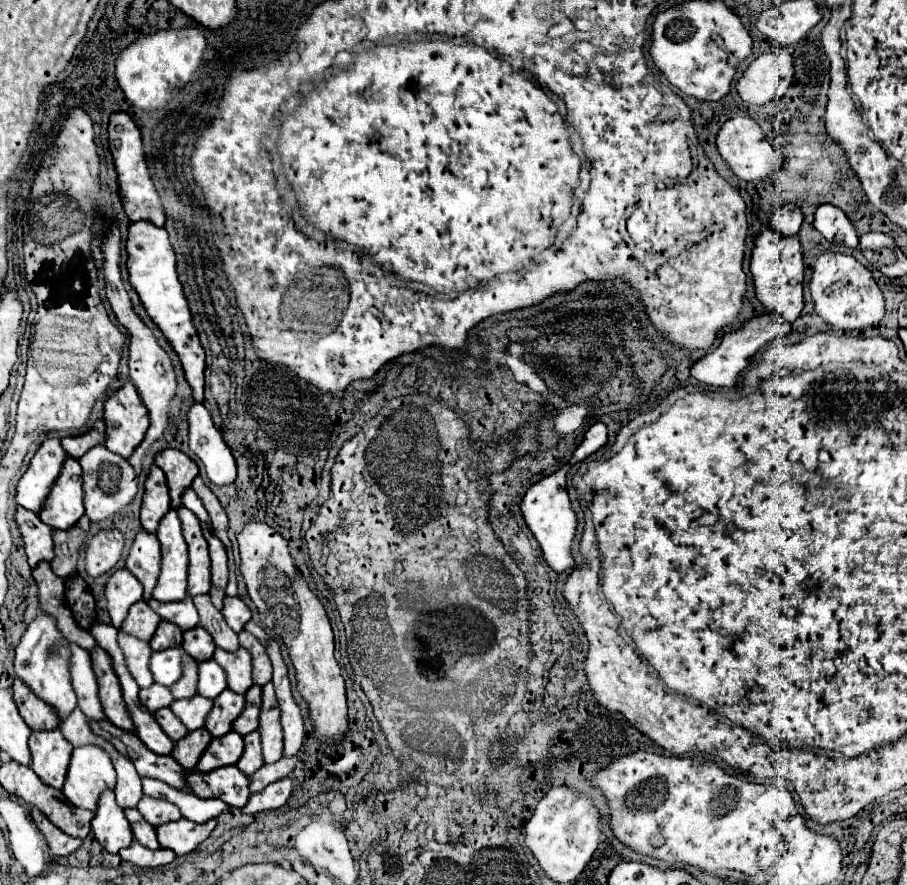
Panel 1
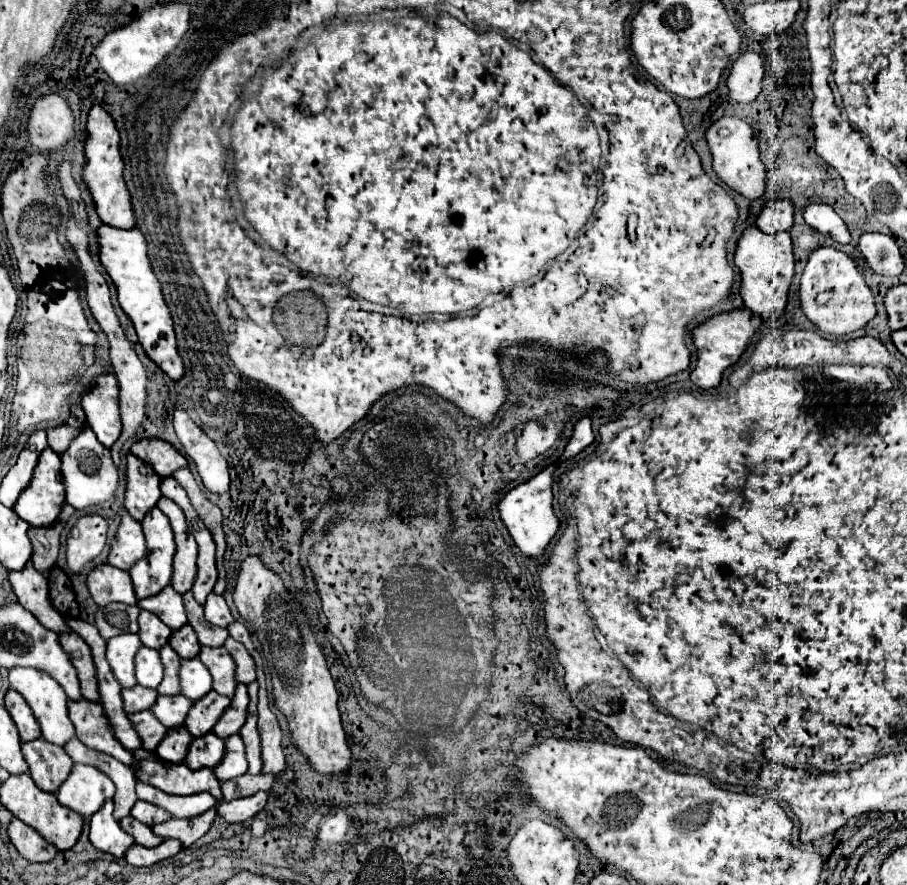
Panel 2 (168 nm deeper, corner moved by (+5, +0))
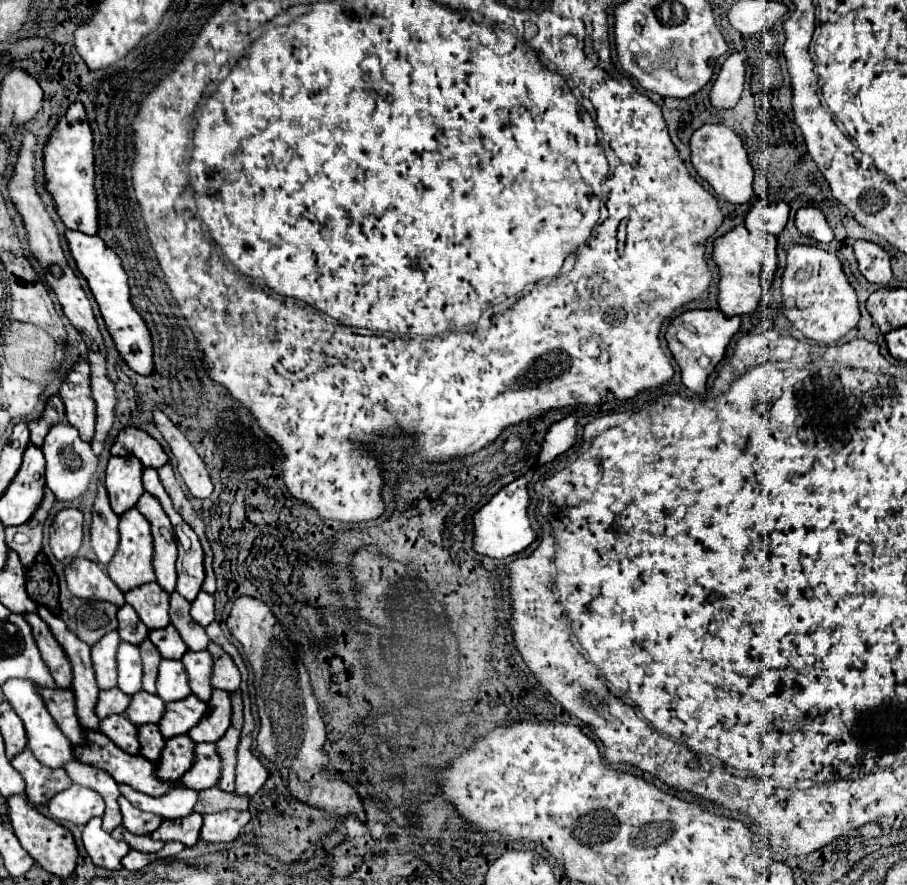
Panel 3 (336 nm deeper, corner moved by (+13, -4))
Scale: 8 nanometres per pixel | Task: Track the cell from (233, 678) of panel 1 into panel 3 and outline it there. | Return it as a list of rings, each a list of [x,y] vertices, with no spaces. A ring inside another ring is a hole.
[[[188,650],[182,656],[182,664],[184,664],[186,672],[188,672],[192,694],[196,694],[204,702],[208,702],[210,700],[210,694],[214,690],[210,686],[210,674],[212,674],[212,658],[210,658],[210,652],[208,650],[204,650],[204,652]]]

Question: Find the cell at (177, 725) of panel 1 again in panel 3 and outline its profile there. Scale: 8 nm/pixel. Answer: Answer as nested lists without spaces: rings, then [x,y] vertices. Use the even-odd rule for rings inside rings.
[[[116,714],[110,718],[100,720],[100,730],[122,750],[128,754],[138,754],[140,752],[140,742],[138,742],[138,728],[128,722],[124,714]]]

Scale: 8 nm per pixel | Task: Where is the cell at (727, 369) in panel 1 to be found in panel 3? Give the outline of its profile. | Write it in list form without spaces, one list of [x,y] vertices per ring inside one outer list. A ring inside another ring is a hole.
[[[688,310],[672,320],[666,332],[666,340],[672,356],[682,370],[682,382],[688,390],[702,394],[706,390],[706,380],[714,372],[716,364],[724,358],[724,352],[732,336],[740,330],[740,316],[728,318],[720,310]]]

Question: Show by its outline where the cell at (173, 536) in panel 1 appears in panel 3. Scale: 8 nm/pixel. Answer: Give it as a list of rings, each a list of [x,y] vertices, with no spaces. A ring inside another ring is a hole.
[[[132,508],[120,516],[120,546],[118,554],[112,558],[106,572],[122,592],[130,592],[142,584],[156,580],[152,560],[154,560],[154,538],[150,534],[150,522],[146,522],[146,518],[142,518],[142,514],[138,514],[138,510]]]

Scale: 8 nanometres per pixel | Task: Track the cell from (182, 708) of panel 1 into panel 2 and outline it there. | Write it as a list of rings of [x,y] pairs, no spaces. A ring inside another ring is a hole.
[[[176,694],[176,696],[158,696],[150,710],[164,726],[170,728],[170,726],[182,726],[190,706],[192,702],[188,698],[182,698],[182,694]]]

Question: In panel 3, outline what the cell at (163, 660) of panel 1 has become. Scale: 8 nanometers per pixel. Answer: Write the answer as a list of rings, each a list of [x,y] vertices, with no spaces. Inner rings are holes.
[[[122,642],[118,648],[118,688],[126,694],[142,690],[142,658],[138,658],[138,646]]]

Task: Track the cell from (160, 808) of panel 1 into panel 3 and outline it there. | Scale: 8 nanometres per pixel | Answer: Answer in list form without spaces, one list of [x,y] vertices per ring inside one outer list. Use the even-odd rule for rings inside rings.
[[[124,796],[118,798],[118,804],[120,804],[122,816],[124,816],[124,826],[134,834],[152,834],[162,824],[162,818],[158,814],[138,810]]]

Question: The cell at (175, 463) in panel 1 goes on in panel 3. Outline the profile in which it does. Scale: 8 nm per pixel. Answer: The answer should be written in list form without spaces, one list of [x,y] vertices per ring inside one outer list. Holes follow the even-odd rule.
[[[138,428],[122,430],[110,452],[112,456],[136,456],[146,468],[162,468],[162,464],[168,464],[162,446]]]

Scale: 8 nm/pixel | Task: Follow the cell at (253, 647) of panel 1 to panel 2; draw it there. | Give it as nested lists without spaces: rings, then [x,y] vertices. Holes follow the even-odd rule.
[[[228,638],[224,642],[224,648],[230,652],[230,656],[236,662],[236,682],[240,684],[250,684],[256,680],[256,670],[254,670],[254,660],[248,654],[248,650],[244,648],[244,644],[236,642],[234,638]]]

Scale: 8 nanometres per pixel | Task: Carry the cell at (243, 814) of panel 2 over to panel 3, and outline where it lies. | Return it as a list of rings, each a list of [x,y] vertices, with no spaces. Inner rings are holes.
[[[226,810],[204,816],[200,838],[206,842],[232,842],[250,822],[248,810]]]

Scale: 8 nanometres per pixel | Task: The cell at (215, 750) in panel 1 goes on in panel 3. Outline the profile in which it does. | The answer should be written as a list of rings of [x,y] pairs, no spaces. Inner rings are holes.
[[[190,736],[170,738],[158,760],[158,778],[176,782],[194,764],[194,740]]]

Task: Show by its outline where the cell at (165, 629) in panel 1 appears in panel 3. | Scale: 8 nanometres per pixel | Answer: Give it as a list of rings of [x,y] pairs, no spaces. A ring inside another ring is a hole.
[[[124,604],[118,610],[118,622],[120,622],[118,634],[120,634],[122,640],[138,646],[138,644],[142,644],[148,638],[148,632],[150,632],[148,626],[138,618],[136,610],[130,604]]]

